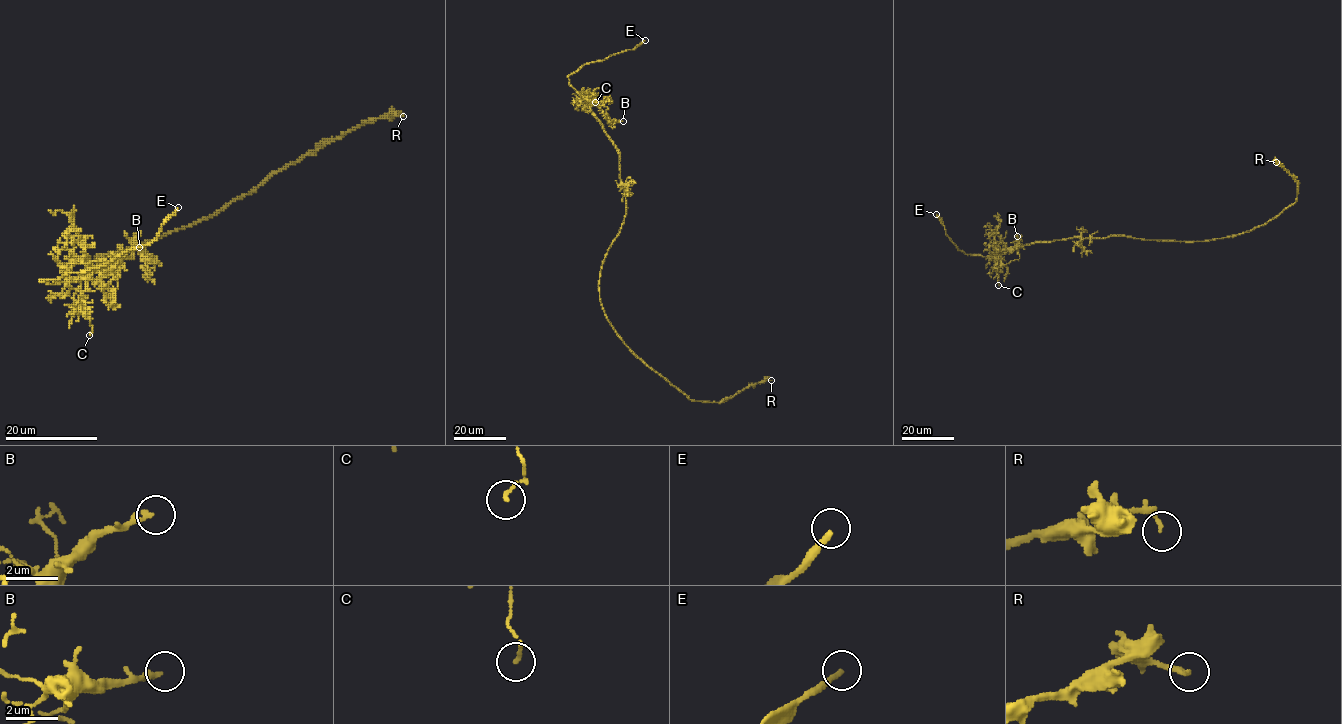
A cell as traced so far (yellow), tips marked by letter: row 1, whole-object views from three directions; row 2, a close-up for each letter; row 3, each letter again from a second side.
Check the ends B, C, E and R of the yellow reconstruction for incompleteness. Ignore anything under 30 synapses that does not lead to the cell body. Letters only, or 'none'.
E

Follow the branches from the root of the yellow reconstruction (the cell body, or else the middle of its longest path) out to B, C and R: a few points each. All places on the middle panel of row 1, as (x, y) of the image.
B: (609, 248), (626, 214), (625, 189), (620, 177), (619, 152), (588, 103), (595, 104), (607, 119), (623, 121)
C: (609, 248), (624, 220), (626, 194), (620, 177), (619, 152), (588, 104), (595, 102)
R: (609, 248), (600, 272), (600, 303), (618, 337), (648, 366), (695, 401), (722, 402), (756, 383), (771, 380)

